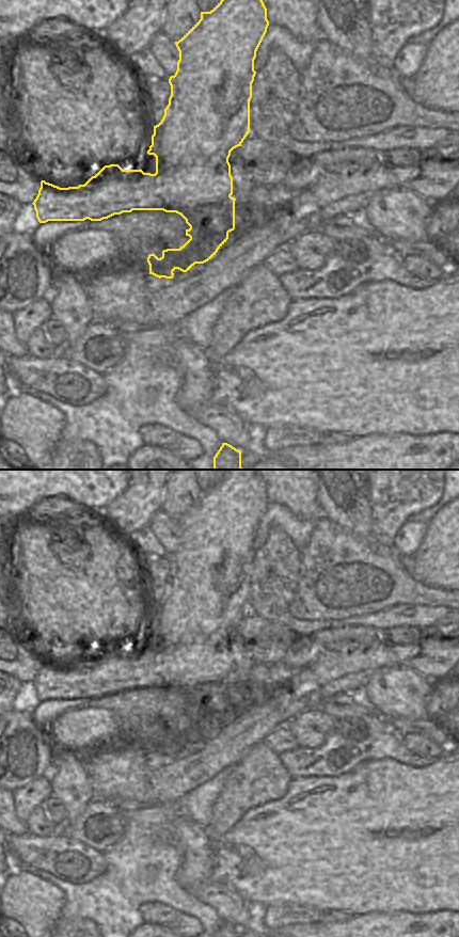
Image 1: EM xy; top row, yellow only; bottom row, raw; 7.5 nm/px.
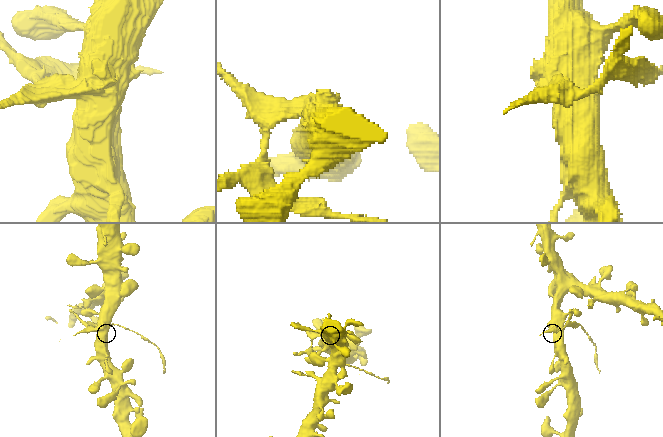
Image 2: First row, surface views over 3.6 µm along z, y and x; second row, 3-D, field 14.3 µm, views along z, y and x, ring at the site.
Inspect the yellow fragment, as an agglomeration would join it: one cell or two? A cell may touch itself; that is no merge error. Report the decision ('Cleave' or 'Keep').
Cleave

